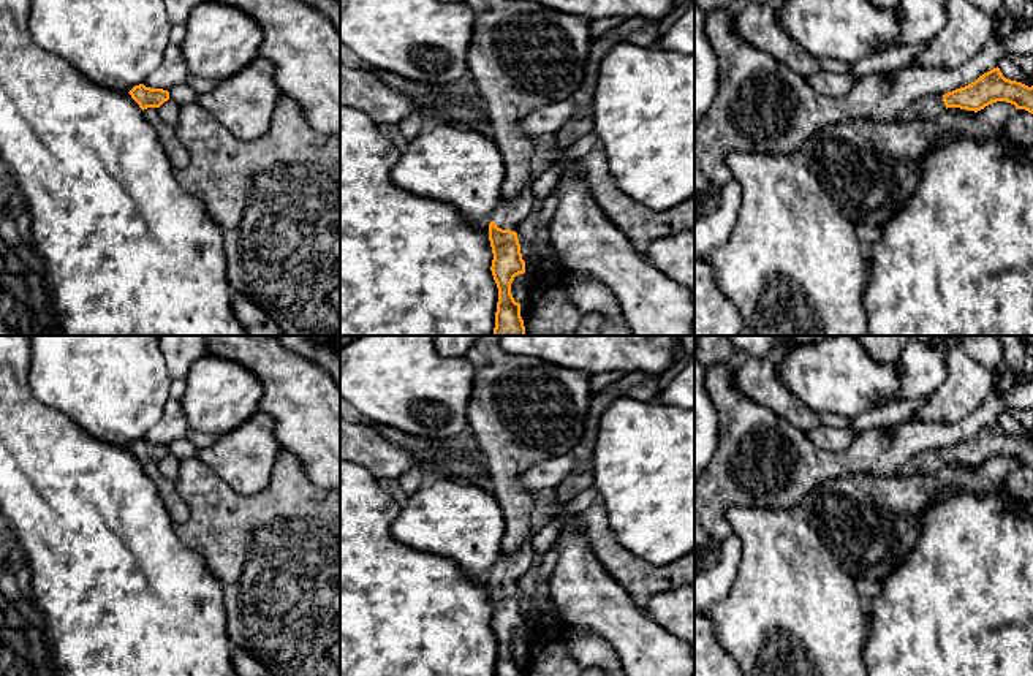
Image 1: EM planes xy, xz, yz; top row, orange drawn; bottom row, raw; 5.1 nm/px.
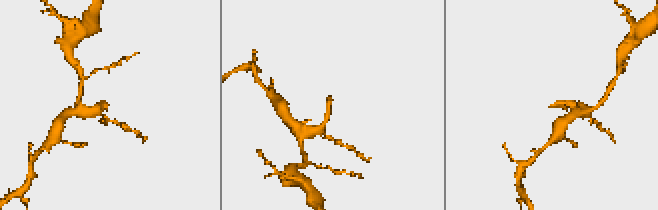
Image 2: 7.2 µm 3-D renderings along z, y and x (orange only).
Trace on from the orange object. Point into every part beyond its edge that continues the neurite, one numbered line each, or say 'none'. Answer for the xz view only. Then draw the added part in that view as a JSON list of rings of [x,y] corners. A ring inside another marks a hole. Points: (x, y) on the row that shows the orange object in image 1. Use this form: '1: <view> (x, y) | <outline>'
1: xz (508, 216) | [[[532,182],[522,190],[519,198],[500,204],[494,217],[494,222],[498,228],[516,231],[519,225],[530,215],[532,204],[535,201]]]

